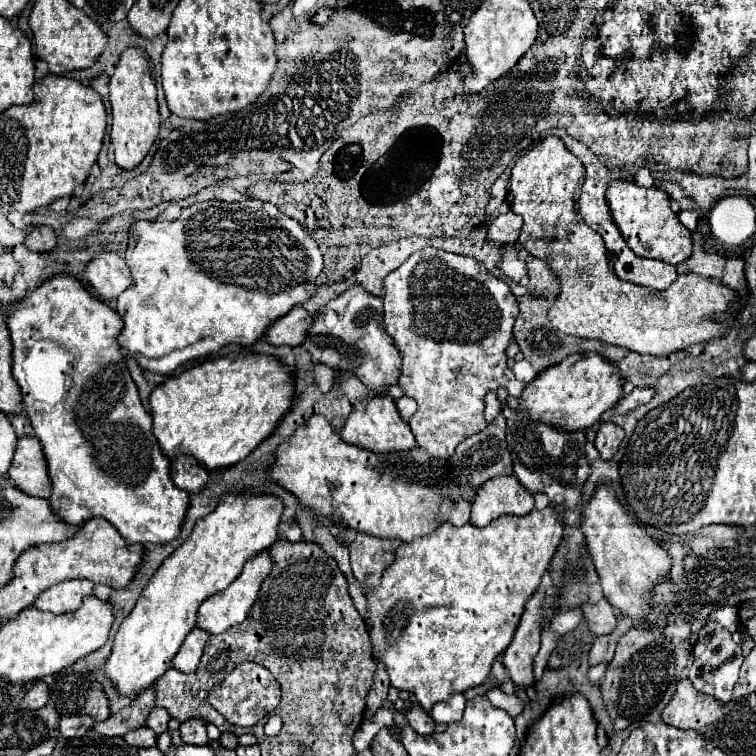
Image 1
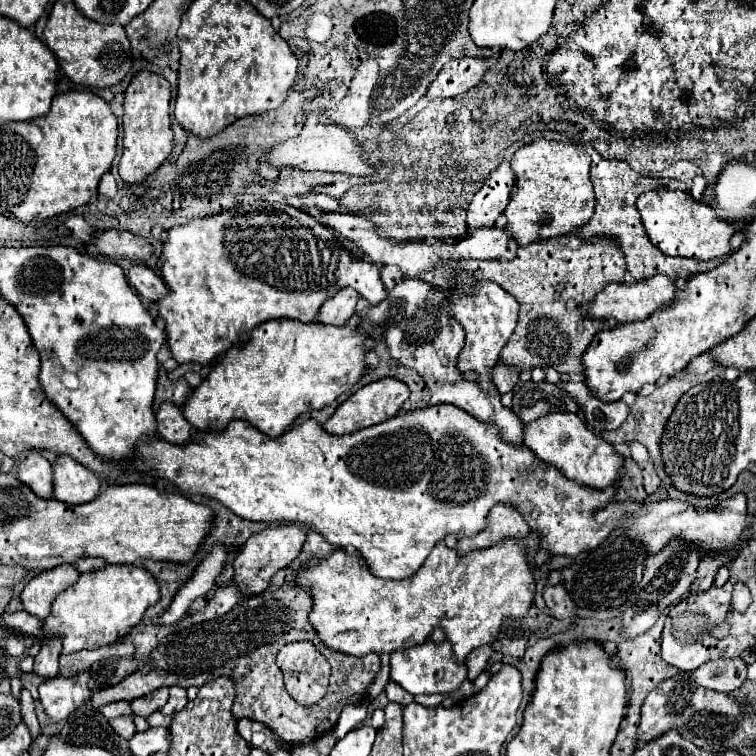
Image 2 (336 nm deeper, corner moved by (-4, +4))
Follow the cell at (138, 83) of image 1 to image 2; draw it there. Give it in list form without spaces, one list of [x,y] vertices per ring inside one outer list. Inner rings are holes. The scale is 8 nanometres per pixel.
[[[139,71],[133,75],[123,99],[123,155],[119,161],[119,175],[125,183],[141,183],[149,173],[169,157],[173,149],[173,131],[169,119],[171,85],[163,75]]]

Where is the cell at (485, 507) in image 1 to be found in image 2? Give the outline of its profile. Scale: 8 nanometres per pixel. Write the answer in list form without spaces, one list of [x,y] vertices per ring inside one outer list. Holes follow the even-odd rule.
[[[499,503],[487,515],[487,529],[479,531],[471,537],[459,539],[455,549],[459,553],[469,553],[475,549],[491,547],[505,537],[525,537],[527,533],[529,533],[529,525],[523,521],[523,515],[515,509],[515,505]]]

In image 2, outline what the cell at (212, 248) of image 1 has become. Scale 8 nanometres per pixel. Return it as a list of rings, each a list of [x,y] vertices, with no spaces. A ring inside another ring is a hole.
[[[263,201],[251,209],[231,207],[213,217],[193,219],[187,225],[171,227],[163,241],[159,259],[163,259],[161,273],[169,289],[167,297],[161,297],[157,303],[159,317],[165,319],[165,345],[179,365],[209,365],[217,355],[225,353],[233,345],[245,343],[253,327],[271,319],[285,317],[311,323],[317,317],[319,307],[346,286],[355,289],[371,305],[377,305],[387,297],[379,271],[373,263],[353,261],[349,251],[325,225],[287,203]]]

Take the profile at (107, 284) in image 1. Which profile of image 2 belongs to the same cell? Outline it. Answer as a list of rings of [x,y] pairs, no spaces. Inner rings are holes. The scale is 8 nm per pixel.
[[[135,263],[127,273],[129,285],[147,301],[159,301],[163,295],[167,295],[165,281],[147,265]]]

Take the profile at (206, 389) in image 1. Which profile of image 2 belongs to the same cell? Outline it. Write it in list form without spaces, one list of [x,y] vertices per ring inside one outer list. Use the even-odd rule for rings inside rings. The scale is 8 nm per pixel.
[[[293,319],[267,321],[251,331],[251,337],[243,345],[231,347],[211,369],[211,373],[195,387],[193,395],[183,405],[183,417],[197,431],[219,431],[235,419],[249,421],[255,429],[267,437],[279,437],[301,415],[313,409],[331,405],[339,395],[349,391],[365,371],[363,341],[367,337],[349,327],[335,327],[323,323],[299,323]]]

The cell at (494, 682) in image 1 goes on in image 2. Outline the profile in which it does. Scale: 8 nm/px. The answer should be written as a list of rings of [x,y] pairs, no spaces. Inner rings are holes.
[[[483,645],[481,649],[475,649],[475,651],[469,653],[469,657],[467,657],[467,661],[465,661],[465,663],[467,663],[467,669],[469,669],[467,679],[473,681],[473,679],[485,669],[491,653],[493,653],[493,647],[487,647],[487,645]]]

